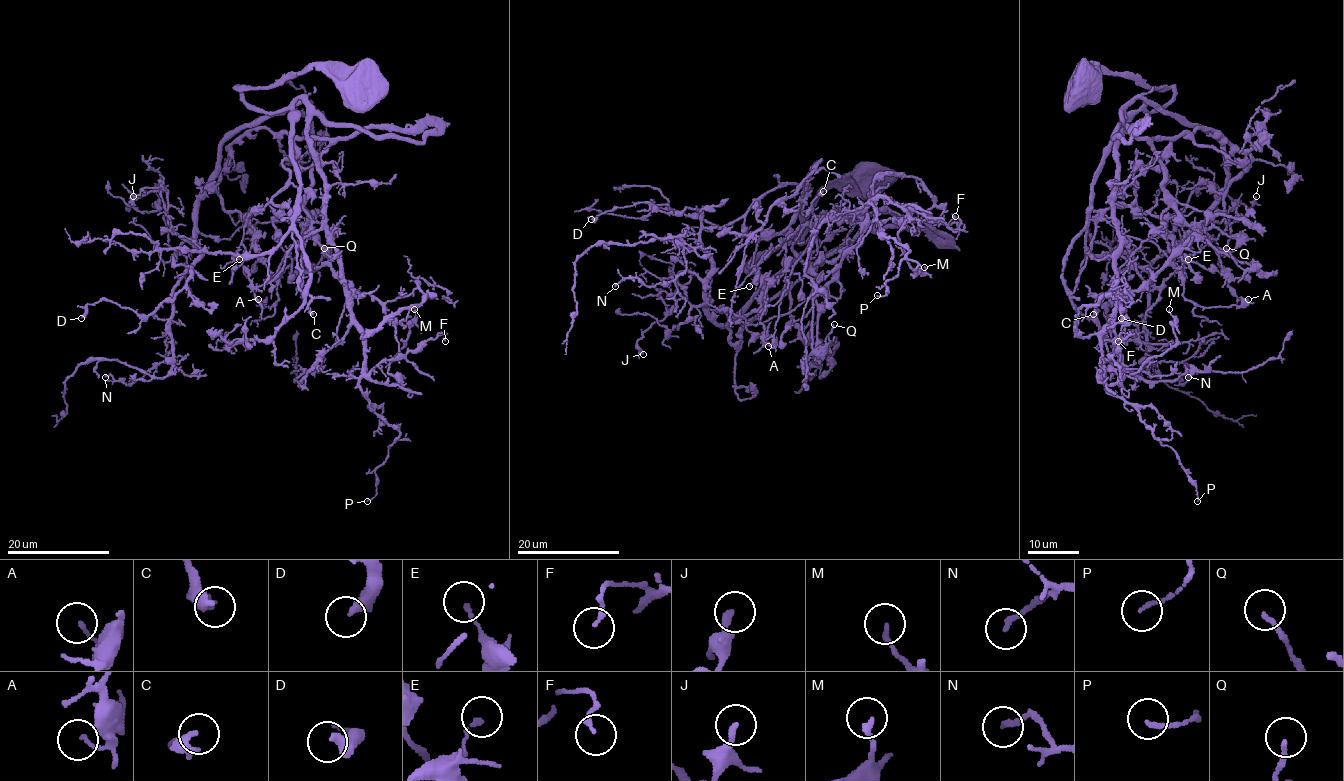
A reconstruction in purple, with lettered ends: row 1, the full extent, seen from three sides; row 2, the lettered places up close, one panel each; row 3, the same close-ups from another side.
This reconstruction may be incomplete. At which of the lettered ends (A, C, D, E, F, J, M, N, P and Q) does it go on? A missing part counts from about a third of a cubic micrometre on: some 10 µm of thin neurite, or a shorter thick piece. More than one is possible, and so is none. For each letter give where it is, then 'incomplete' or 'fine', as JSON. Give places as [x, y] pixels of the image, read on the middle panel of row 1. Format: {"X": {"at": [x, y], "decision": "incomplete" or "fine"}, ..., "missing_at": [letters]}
{"A": {"at": [768, 346], "decision": "fine"}, "C": {"at": [823, 191], "decision": "fine"}, "D": {"at": [591, 219], "decision": "fine"}, "E": {"at": [749, 286], "decision": "fine"}, "F": {"at": [955, 216], "decision": "fine"}, "J": {"at": [643, 354], "decision": "fine"}, "M": {"at": [924, 267], "decision": "fine"}, "N": {"at": [615, 286], "decision": "fine"}, "P": {"at": [877, 295], "decision": "fine"}, "Q": {"at": [834, 324], "decision": "fine"}, "missing_at": []}

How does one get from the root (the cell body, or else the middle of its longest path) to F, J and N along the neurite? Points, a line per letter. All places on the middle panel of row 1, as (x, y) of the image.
F: (874, 180), (827, 186), (750, 272), (802, 244), (819, 216), (857, 214), (877, 196), (947, 226), (955, 216)
J: (874, 180), (827, 186), (750, 272), (813, 241), (727, 324), (681, 272), (643, 354)
N: (874, 180), (827, 186), (750, 272), (813, 241), (727, 324), (701, 249), (680, 242), (671, 281), (615, 286)

